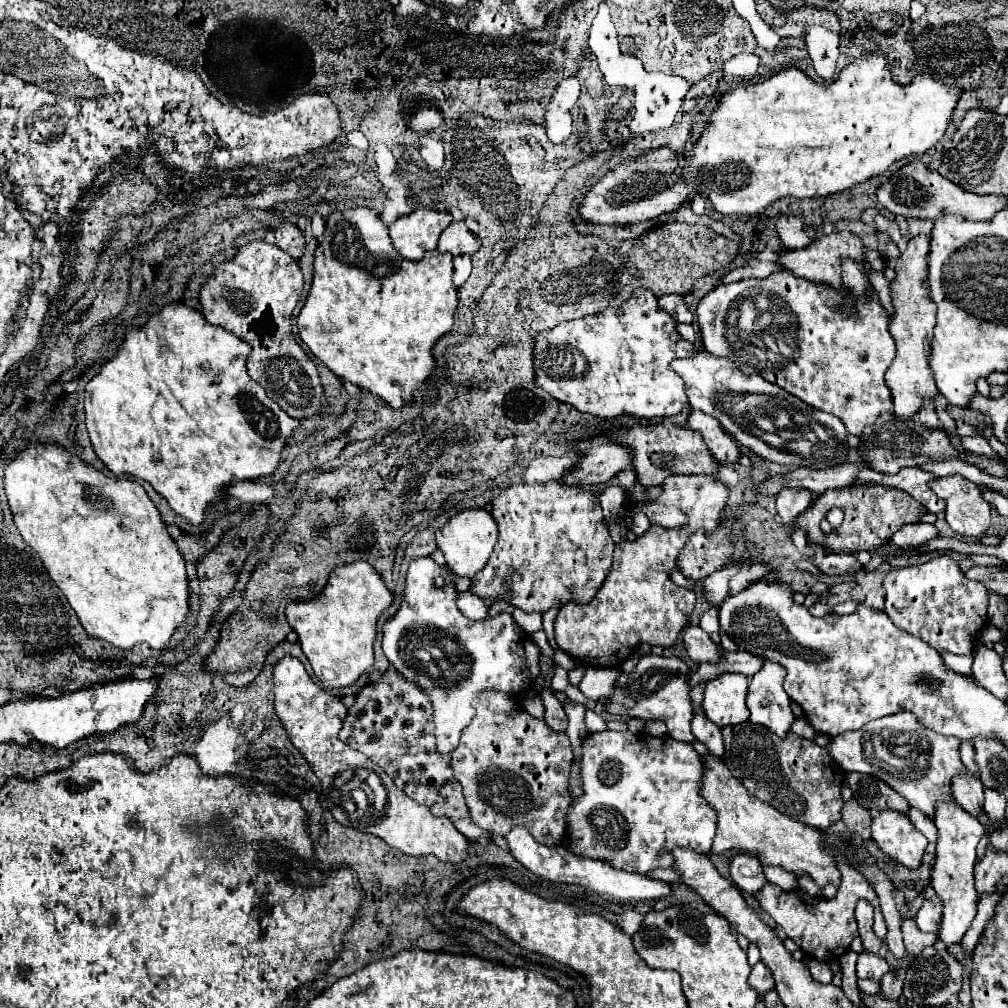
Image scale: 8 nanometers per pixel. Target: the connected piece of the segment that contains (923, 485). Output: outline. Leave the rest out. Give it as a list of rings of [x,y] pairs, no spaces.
[[[902,468],[898,474],[882,474],[876,470],[862,470],[858,476],[858,482],[878,482],[882,486],[900,486],[906,490],[914,500],[924,504],[932,514],[940,516],[945,511],[945,501],[934,494],[930,488],[930,482],[934,482],[938,476],[926,470],[918,468]]]

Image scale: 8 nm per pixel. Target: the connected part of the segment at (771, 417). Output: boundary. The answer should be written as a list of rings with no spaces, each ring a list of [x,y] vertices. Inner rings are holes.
[[[702,350],[690,360],[674,360],[672,368],[676,374],[680,374],[680,378],[686,384],[690,406],[714,416],[738,444],[750,448],[760,458],[778,464],[808,466],[808,468],[828,468],[828,466],[844,464],[848,460],[848,450],[850,450],[846,442],[848,432],[840,418],[804,404],[792,394],[786,394],[782,388],[766,382],[758,374],[744,376],[728,358],[718,358]],[[770,424],[780,430],[782,428],[800,430],[802,438],[808,442],[790,442],[790,450],[772,448],[770,444],[754,436],[754,428],[768,430]]]

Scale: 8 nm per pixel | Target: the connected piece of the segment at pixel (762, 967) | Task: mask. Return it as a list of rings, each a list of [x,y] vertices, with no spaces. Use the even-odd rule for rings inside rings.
[[[758,962],[756,966],[752,966],[752,974],[750,974],[748,982],[760,996],[774,988],[774,978],[772,978],[772,974],[764,962]]]

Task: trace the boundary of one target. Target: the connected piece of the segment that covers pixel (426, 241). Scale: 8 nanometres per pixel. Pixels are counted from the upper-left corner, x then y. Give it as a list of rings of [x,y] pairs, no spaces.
[[[416,208],[388,226],[394,250],[406,260],[422,260],[424,252],[436,250],[438,236],[450,222],[450,214]]]

